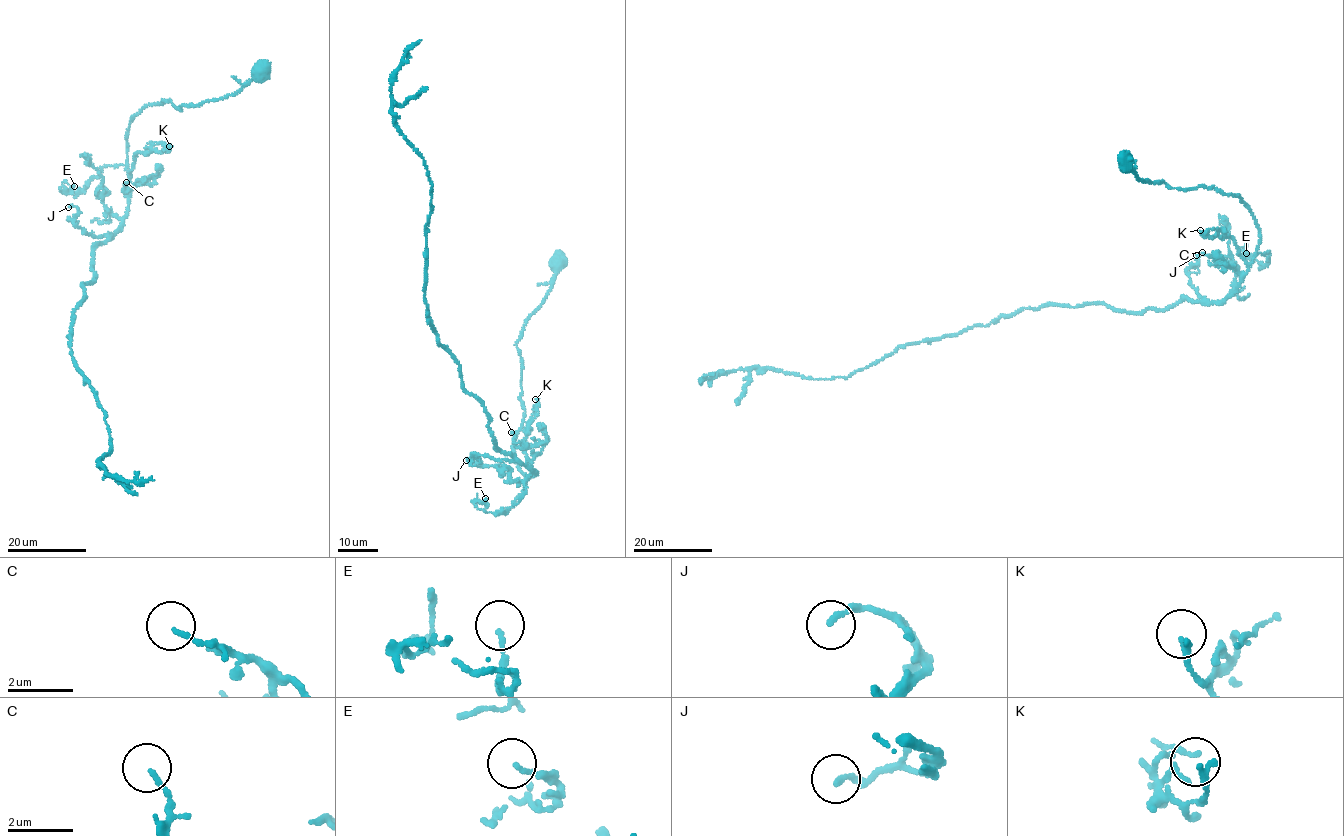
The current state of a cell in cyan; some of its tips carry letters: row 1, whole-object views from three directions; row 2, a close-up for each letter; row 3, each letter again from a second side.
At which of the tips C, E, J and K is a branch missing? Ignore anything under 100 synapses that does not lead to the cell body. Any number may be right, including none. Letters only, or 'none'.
none

